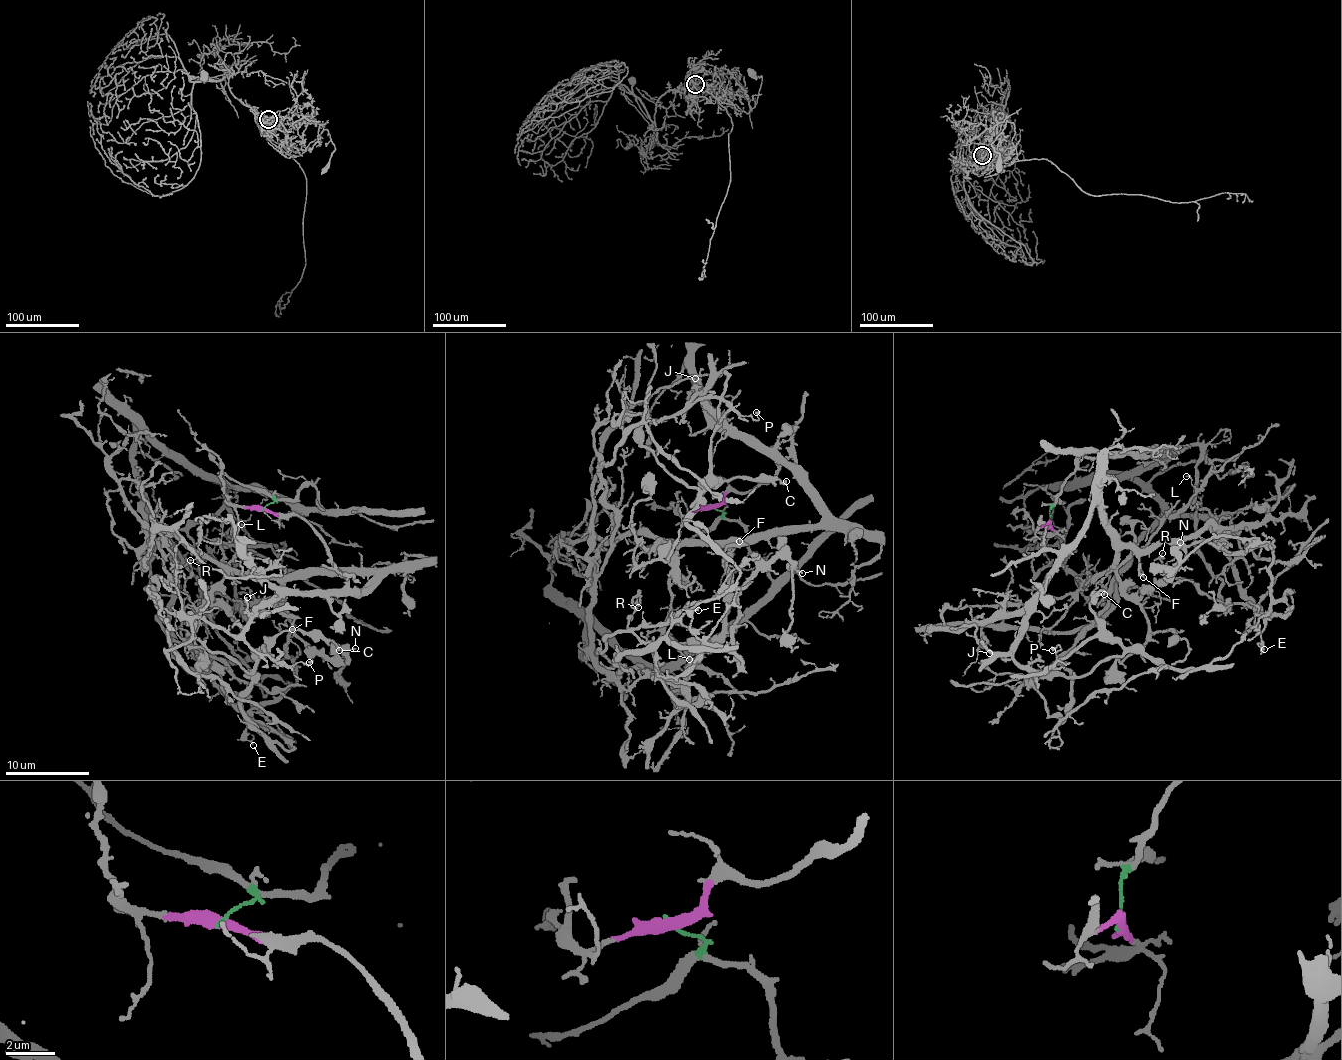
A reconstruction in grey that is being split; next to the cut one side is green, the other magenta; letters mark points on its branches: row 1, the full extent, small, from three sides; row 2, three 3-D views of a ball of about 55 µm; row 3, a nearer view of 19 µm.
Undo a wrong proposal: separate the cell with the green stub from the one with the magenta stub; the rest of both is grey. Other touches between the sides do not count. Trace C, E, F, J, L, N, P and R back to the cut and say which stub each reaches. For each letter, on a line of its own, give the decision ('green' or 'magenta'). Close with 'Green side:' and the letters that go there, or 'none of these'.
C: magenta
E: magenta
F: magenta
J: magenta
L: magenta
N: magenta
P: magenta
R: green
Green side: R

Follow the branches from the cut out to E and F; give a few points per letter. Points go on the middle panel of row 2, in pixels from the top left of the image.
E: (711, 505), (794, 459), (822, 518), (755, 532), (732, 548), (732, 646), (742, 665), (691, 629), (697, 609)
F: (711, 505), (794, 459), (817, 524), (755, 532), (723, 553), (740, 542)

